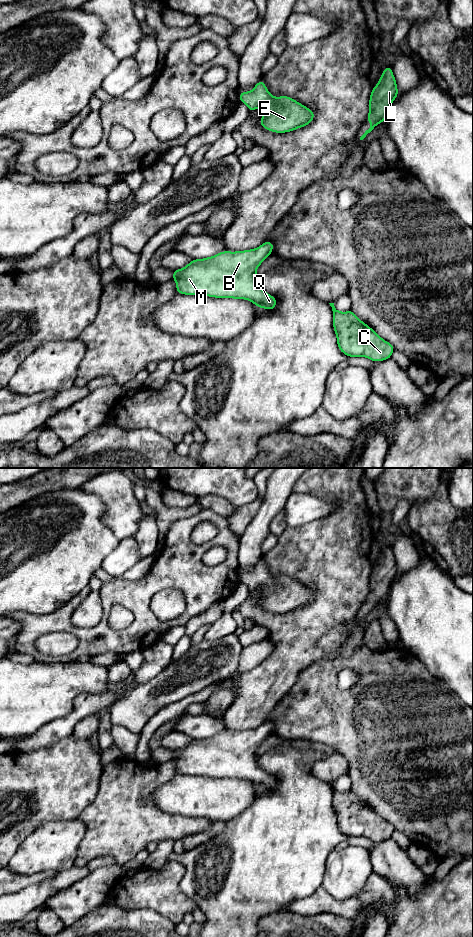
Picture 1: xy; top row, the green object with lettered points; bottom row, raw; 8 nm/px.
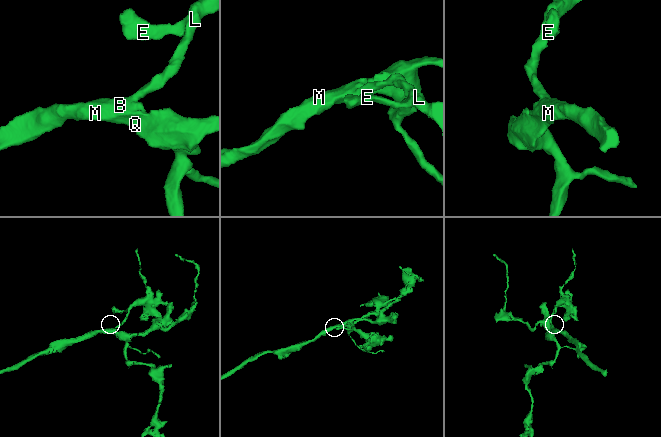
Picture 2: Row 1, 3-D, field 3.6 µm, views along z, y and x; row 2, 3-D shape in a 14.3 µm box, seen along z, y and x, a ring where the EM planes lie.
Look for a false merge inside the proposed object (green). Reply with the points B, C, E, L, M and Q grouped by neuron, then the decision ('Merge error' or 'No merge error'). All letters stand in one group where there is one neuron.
Groups: B C E L M Q. No merge error

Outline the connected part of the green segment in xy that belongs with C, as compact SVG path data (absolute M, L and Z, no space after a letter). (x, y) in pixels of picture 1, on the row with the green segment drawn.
M329 303L333 311L333 328L339 350L348 357L366 357L373 362L391 359L394 346L382 339L371 327L349 310L338 311L334 303Z

